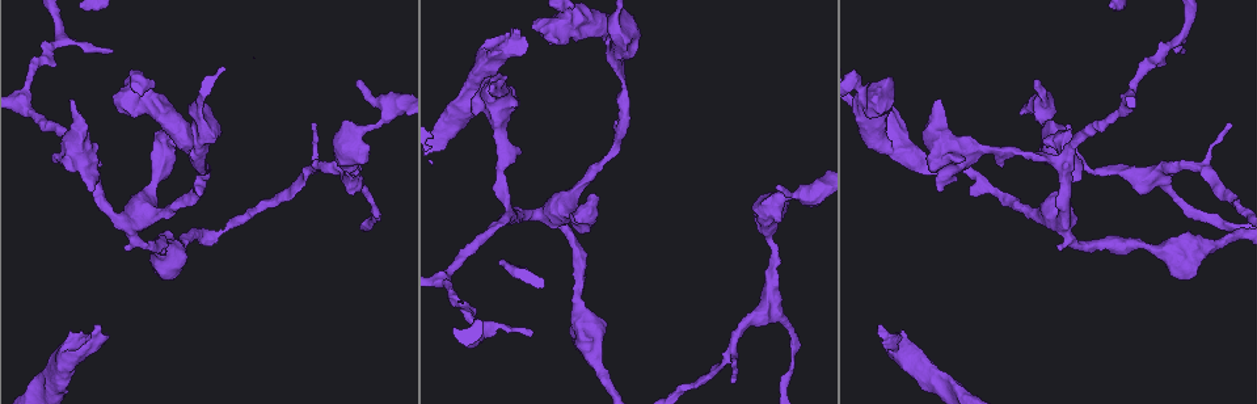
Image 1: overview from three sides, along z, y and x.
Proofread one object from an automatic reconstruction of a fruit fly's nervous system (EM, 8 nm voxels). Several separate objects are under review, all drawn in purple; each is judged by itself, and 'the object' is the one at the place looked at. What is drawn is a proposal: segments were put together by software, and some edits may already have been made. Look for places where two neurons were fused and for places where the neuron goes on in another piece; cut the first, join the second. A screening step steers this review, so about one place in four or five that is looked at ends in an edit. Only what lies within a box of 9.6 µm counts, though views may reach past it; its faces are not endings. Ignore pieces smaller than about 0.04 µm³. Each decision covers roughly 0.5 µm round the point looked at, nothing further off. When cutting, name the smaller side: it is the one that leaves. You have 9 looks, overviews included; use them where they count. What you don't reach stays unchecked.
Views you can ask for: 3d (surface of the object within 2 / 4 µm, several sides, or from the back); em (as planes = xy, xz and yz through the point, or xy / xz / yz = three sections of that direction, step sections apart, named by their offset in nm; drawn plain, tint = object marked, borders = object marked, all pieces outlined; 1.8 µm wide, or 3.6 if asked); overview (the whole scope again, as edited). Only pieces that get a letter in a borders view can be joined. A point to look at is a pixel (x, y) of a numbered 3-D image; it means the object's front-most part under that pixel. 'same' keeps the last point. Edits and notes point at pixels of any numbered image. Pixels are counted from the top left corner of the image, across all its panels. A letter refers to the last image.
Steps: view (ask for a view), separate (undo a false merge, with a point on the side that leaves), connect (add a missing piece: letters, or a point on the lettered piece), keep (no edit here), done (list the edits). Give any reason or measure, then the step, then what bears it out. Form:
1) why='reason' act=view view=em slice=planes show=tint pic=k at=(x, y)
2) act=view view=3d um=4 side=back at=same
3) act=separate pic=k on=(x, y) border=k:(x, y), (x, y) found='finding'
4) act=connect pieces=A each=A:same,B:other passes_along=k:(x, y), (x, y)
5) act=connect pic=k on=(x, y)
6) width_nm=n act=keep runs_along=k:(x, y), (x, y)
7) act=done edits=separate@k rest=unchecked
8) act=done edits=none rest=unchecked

why='thick end' act=view view=em slice=planes show=borders pic=1 at=(72, 100)

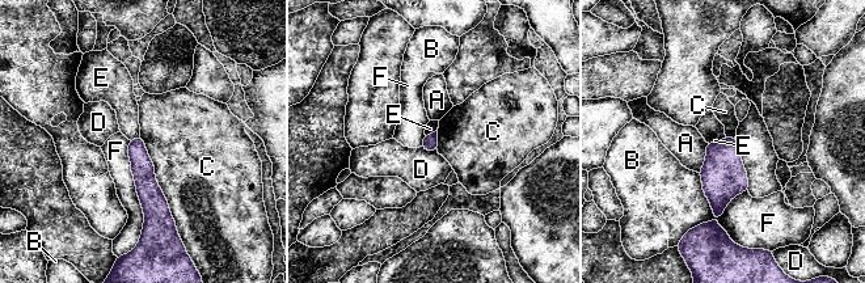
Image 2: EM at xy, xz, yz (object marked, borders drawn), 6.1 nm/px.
act=keep each=A:other,B:other,C:other,D:other,E:other,F:other border=2:(140, 136), (176, 226) found='none of them fits'

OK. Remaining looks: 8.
why='an open end' act=view view=em slice=planes show=plain pic=1 at=(937, 192)

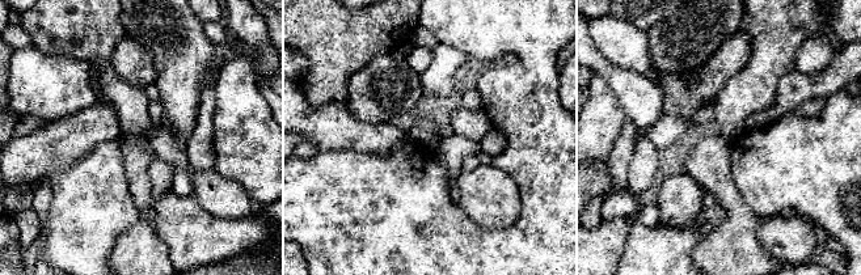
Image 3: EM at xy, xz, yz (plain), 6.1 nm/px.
act=view view=em slice=planes show=borders at=same

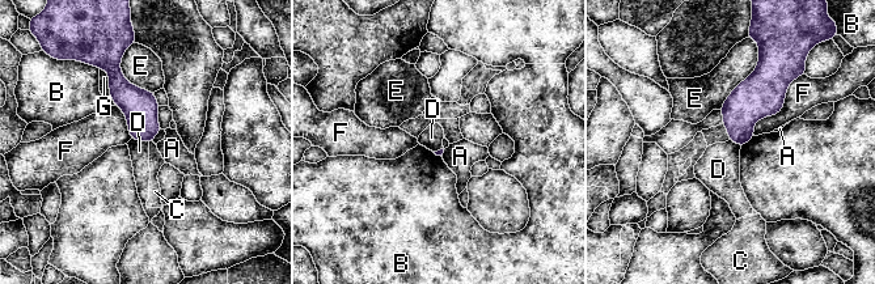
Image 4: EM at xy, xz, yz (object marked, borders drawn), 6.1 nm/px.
act=keep each=A:other,B:other,C:other,D:other,E:other,F:other,G:other border=4:(131, 138), (148, 143) found='none of them fits'

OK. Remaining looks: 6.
why='free end' act=view view=em um=3.6 slice=xz step=4 show=borders pic=1 at=(887, 77)

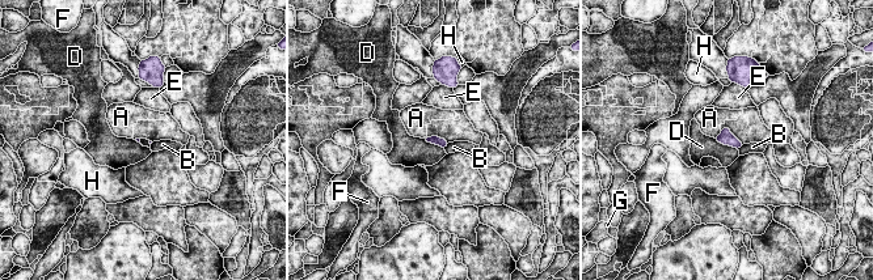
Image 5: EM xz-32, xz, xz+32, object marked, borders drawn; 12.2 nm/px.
act=view view=em um=3.6 slice=planes show=borders at=same

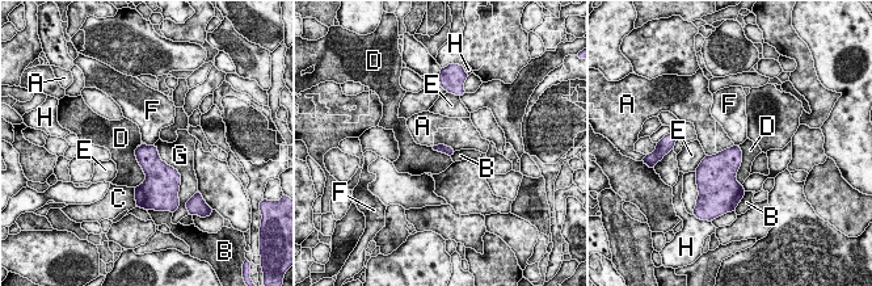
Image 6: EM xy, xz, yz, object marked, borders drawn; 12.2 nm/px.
act=keep each=A:other,B:other,C:other,D:other,E:other,F:other,G:other,H:other border=6:(154, 144), (158, 155), (181, 177) found='none of them fits'

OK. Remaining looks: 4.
why='three-way junction' act=view view=em slice=xz step=4 show=tint pic=1 at=(772, 298)

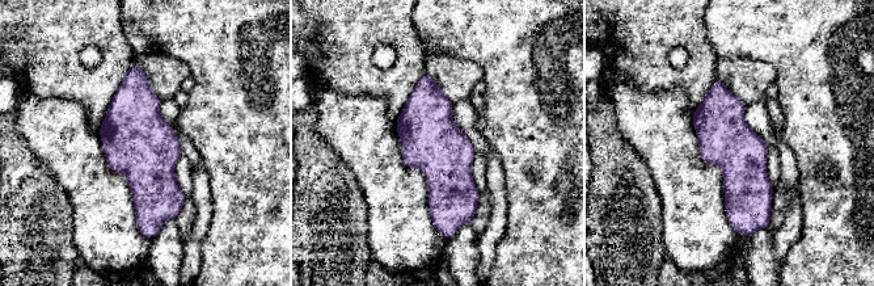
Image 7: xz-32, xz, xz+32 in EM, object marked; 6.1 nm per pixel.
act=view view=em slice=planes show=borders at=same

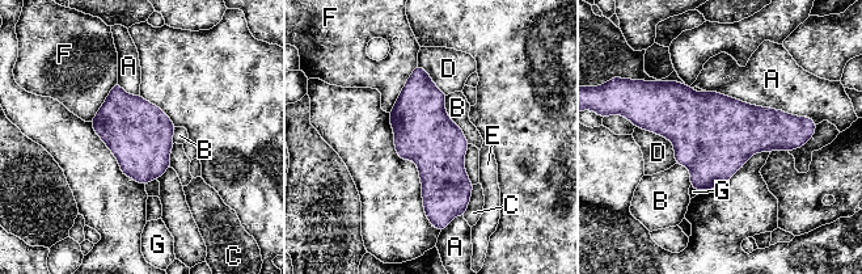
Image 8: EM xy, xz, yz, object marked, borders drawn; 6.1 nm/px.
width_nm=360 act=keep each=A:other,B:other,C:other,D:other,E:other,F:other,G:other found='one neuron here'

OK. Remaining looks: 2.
act=done edits=none rest=unchecked

